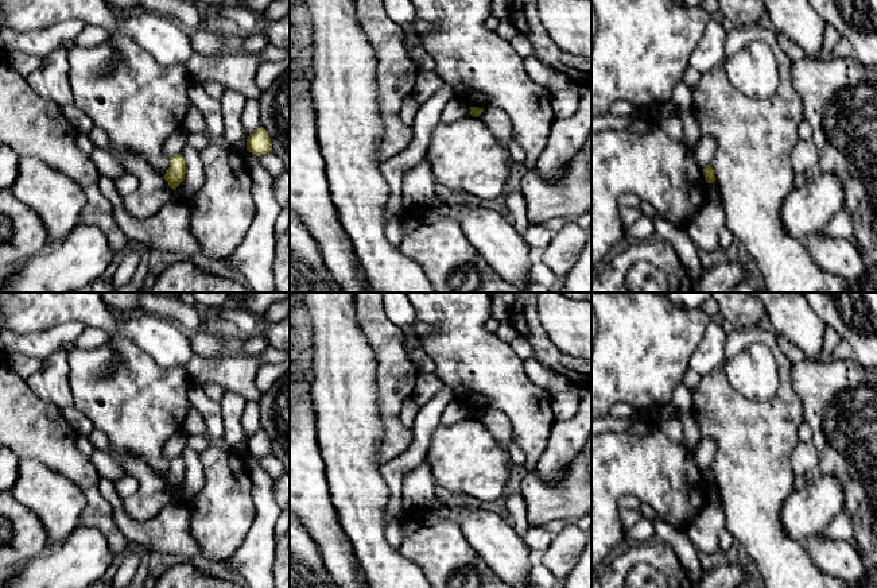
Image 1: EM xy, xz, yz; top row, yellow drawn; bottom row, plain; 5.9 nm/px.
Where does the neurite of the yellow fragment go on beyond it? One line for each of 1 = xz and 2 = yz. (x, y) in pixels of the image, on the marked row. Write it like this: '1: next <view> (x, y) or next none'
1: next none
2: next none

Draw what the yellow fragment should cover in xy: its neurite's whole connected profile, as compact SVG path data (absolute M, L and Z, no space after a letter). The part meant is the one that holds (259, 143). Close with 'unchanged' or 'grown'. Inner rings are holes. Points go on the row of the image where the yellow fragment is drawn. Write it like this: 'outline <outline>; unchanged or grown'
outline M259 127L248 136L247 150L259 158L267 152L272 152L271 138L263 127Z; unchanged

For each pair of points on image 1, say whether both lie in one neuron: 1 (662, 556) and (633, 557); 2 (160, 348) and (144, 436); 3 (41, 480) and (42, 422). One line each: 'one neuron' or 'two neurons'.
1: one neuron
2: two neurons
3: two neurons

